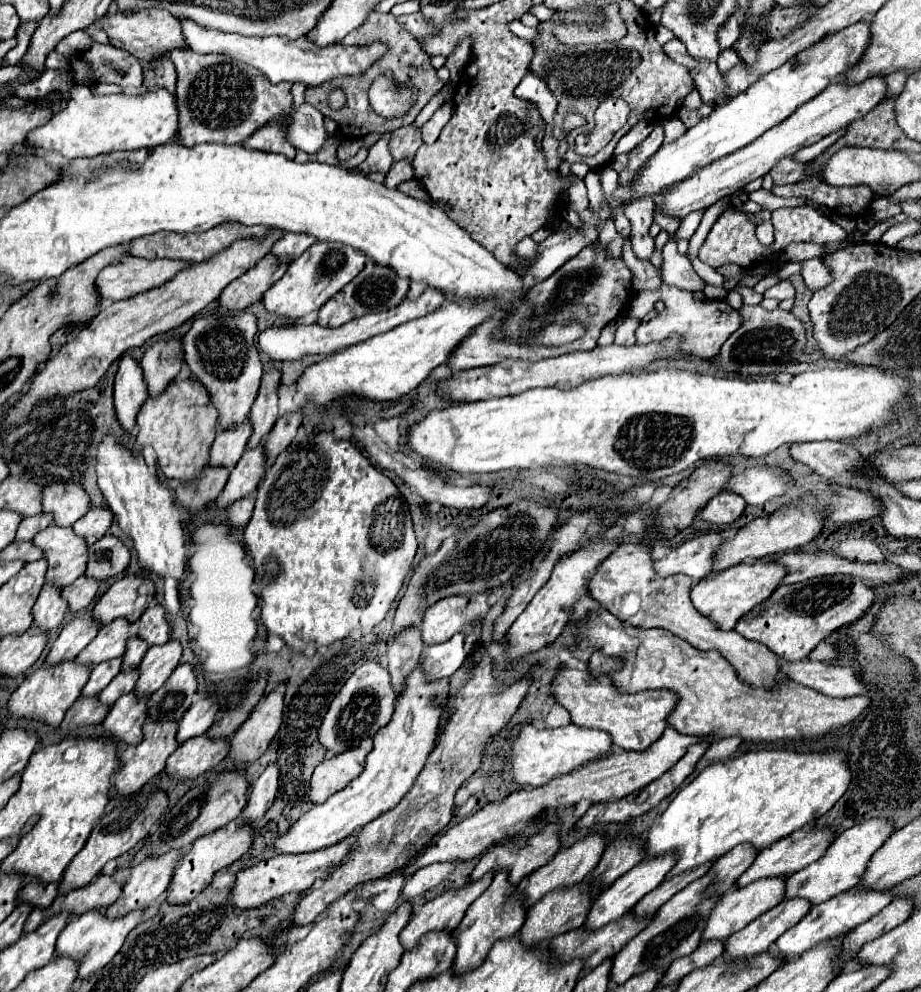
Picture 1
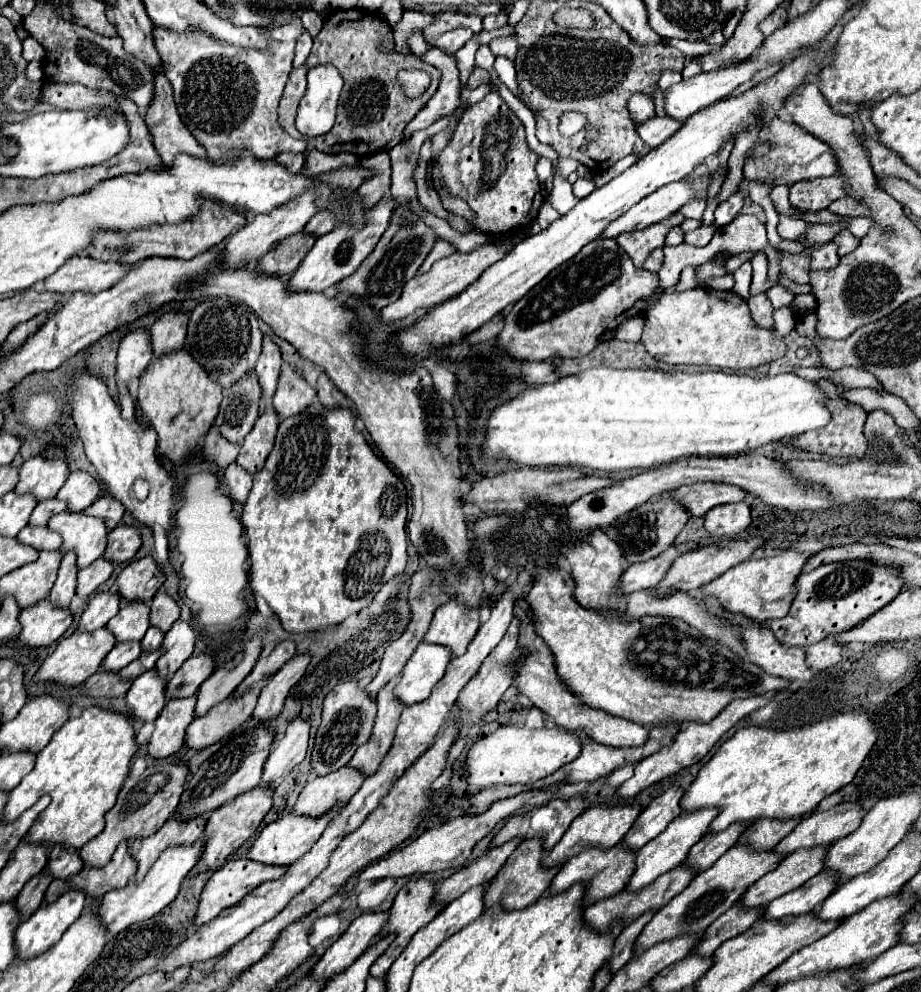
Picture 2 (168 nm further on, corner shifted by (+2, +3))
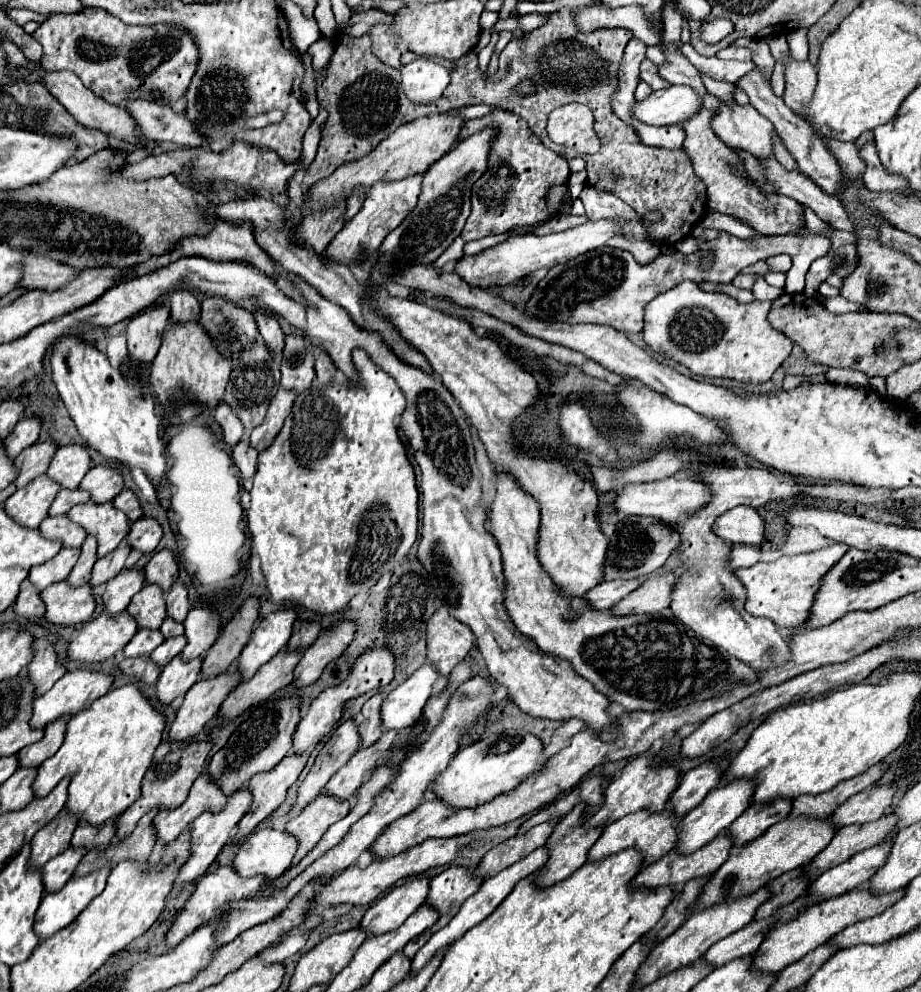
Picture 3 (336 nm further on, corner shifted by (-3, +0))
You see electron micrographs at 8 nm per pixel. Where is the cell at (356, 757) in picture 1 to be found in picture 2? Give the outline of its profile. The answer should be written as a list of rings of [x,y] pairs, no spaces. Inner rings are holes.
[[[339,768],[321,778],[313,778],[305,784],[297,804],[293,806],[293,814],[319,818],[327,814],[335,804],[349,802],[351,796],[361,788],[365,776],[353,772],[353,768]]]

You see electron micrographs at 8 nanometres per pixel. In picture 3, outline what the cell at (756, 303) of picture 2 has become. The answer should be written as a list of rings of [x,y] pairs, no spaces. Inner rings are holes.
[[[758,277],[754,287],[752,287],[752,293],[756,297],[756,301],[772,301],[776,297],[780,297],[784,293],[784,289],[778,289],[778,287],[772,287],[764,281],[764,277]]]

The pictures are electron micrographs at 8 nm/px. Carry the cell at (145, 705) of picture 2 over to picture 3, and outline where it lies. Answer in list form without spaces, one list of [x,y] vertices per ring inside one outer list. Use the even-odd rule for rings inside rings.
[[[174,657],[168,665],[164,665],[154,685],[158,703],[168,705],[176,697],[184,695],[194,685],[194,681],[198,681],[200,665],[202,665],[202,657],[192,659],[188,663],[184,663],[180,657]]]

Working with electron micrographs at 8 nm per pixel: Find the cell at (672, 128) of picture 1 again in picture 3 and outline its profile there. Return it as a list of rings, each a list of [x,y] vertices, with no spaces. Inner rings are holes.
[[[644,59],[642,65],[640,65],[640,79],[646,81],[654,91],[668,87],[666,79],[662,79],[662,77],[658,75],[658,67],[656,67],[652,61],[648,61],[648,59]]]

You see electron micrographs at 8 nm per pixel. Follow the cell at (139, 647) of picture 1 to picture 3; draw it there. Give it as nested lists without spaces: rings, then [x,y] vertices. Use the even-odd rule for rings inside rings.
[[[164,619],[162,627],[160,627],[160,633],[164,635],[164,639],[170,639],[170,637],[182,635],[184,633],[184,627],[182,627],[182,623],[176,623],[172,619]]]

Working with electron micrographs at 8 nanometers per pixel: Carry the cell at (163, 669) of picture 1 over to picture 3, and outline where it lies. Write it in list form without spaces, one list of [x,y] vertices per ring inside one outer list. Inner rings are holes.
[[[194,607],[184,621],[184,637],[188,639],[180,657],[184,661],[204,655],[216,641],[220,631],[220,619],[208,607]]]

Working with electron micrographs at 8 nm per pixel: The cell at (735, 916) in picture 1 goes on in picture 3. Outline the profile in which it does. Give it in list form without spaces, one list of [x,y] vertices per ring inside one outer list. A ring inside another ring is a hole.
[[[884,815],[874,823],[864,823],[864,825],[850,825],[842,827],[834,839],[830,841],[824,851],[820,851],[812,861],[810,861],[810,875],[818,877],[824,871],[840,865],[842,861],[848,861],[852,855],[856,855],[862,849],[874,847],[878,841],[884,839],[884,835],[894,827],[894,817]]]

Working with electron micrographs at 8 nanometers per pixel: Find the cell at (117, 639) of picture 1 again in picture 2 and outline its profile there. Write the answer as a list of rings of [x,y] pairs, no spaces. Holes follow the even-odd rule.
[[[123,600],[121,610],[109,620],[107,628],[117,636],[117,642],[141,640],[149,628],[149,612],[149,604],[145,602]]]

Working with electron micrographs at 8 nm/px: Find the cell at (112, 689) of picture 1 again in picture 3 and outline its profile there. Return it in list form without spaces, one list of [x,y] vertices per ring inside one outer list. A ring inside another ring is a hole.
[[[180,635],[180,637],[172,637],[172,639],[166,639],[162,645],[158,645],[154,649],[154,653],[150,653],[150,659],[158,665],[158,667],[164,667],[170,659],[174,659],[186,645],[186,637]]]

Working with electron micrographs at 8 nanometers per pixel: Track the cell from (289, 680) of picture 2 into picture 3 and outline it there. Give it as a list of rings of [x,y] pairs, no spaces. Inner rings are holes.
[[[342,621],[334,629],[326,631],[324,637],[316,639],[302,653],[300,663],[294,667],[294,681],[290,683],[290,689],[304,689],[316,683],[316,679],[322,675],[322,669],[342,655],[352,637],[354,637],[354,623]]]

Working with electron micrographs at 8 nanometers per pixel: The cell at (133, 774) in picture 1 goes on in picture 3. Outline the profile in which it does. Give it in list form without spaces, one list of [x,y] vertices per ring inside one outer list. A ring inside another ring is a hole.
[[[236,663],[230,665],[226,673],[206,681],[196,681],[190,687],[180,709],[176,711],[174,723],[170,725],[170,733],[168,733],[170,741],[184,743],[196,737],[202,731],[202,727],[218,713],[220,703],[240,683],[234,669],[236,669]]]

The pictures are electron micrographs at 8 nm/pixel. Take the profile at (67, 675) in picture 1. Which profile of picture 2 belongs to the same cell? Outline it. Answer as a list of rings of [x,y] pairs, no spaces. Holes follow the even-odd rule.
[[[99,628],[95,632],[79,632],[79,630],[75,630],[73,634],[59,640],[57,648],[53,650],[53,654],[49,654],[45,658],[45,662],[39,668],[35,678],[37,680],[55,680],[55,682],[65,684],[65,686],[81,684],[99,670],[103,658],[109,654],[109,650],[113,646],[115,646],[115,636],[107,628]]]

